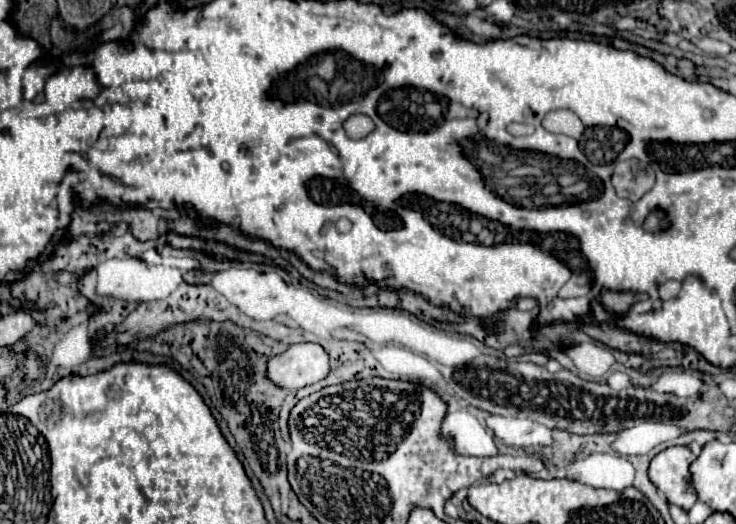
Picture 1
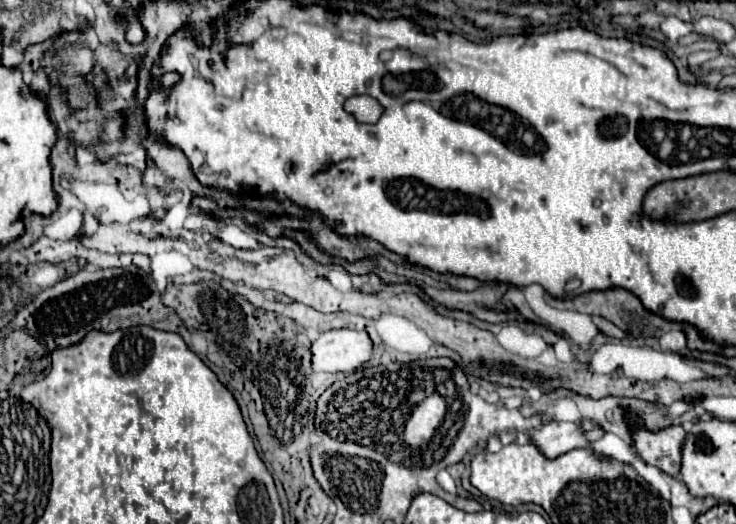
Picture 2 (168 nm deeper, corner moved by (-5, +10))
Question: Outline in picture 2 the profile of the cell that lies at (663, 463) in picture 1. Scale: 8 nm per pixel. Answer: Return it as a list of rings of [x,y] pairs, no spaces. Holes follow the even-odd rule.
[[[637,423],[633,441],[639,455],[649,465],[655,465],[657,469],[661,469],[663,473],[671,477],[679,477],[681,451],[683,451],[683,441],[685,441],[683,427],[669,427],[659,433],[649,433],[643,429],[643,425]]]

